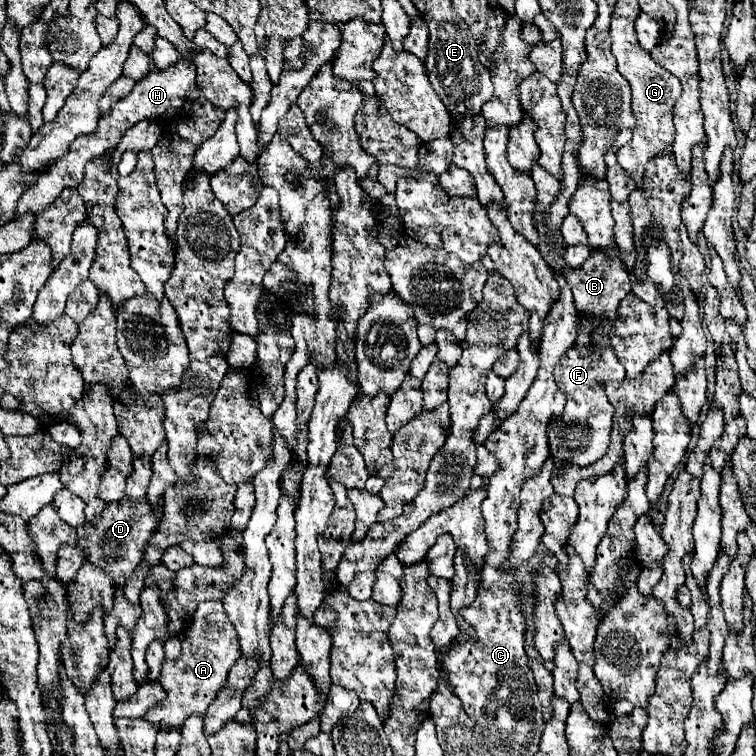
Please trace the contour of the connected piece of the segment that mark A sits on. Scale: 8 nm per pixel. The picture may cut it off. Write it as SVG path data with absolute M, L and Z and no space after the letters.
M219 600L201 602L193 614L191 626L185 630L181 640L181 656L173 662L165 660L161 668L159 684L163 684L167 696L163 704L155 704L147 712L147 720L157 726L181 726L189 714L205 712L215 694L225 686L229 668L239 660L239 638L235 626L227 620Z

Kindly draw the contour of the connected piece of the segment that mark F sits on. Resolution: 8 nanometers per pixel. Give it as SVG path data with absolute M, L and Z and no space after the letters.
M579 312L579 316L579 336L555 366L555 382L559 390L567 396L563 414L555 416L555 420L551 420L551 424L547 426L549 454L553 458L555 472L561 472L567 464L589 466L605 456L613 422L613 408L605 396L605 382L611 378L625 378L625 368L619 364L611 348L607 328L603 328L603 324L595 324L595 318L587 312Z

